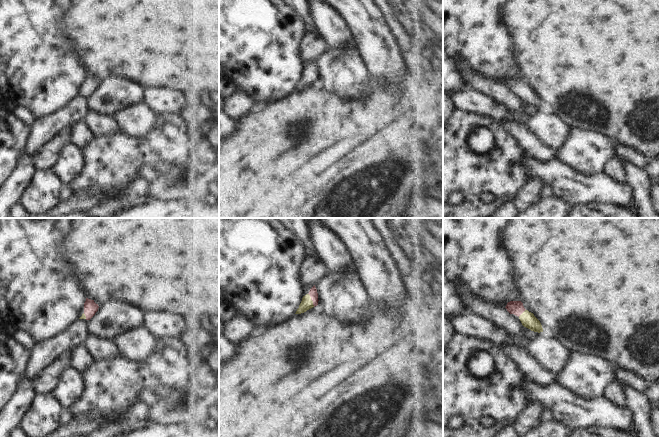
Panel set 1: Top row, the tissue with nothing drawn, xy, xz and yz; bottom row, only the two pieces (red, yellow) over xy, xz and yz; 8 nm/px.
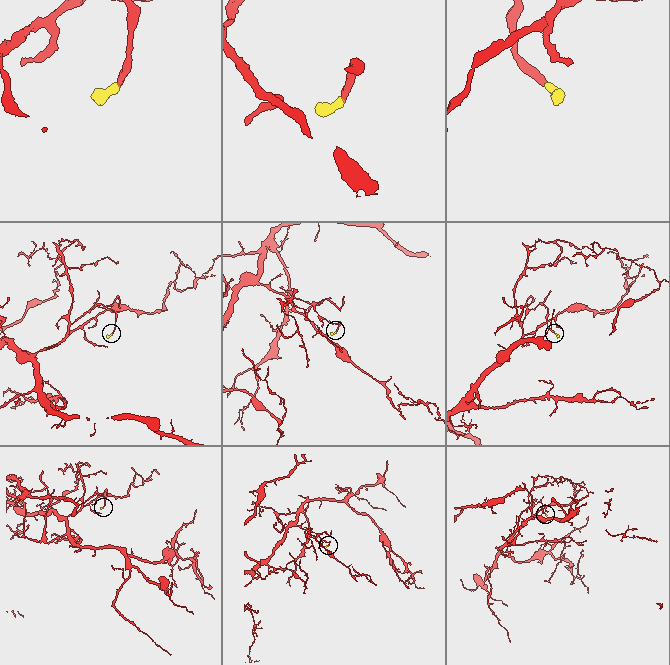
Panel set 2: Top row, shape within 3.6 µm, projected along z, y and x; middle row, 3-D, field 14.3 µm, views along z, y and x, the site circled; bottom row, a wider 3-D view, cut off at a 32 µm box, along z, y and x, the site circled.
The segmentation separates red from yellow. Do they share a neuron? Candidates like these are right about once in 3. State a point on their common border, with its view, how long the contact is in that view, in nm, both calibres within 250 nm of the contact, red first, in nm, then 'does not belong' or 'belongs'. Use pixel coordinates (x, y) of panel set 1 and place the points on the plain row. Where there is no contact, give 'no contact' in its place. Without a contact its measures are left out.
meets red in xz at (311, 75); contact 120 nm long; 70 nm thick on the red side, 90 nm on the other; belongs

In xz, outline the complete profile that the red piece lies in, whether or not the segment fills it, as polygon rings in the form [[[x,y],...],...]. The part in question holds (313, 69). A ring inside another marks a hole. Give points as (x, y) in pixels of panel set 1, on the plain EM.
[[[315,61],[310,65],[309,69],[303,72],[302,77],[299,81],[295,90],[301,90],[307,86],[318,81],[318,69]]]

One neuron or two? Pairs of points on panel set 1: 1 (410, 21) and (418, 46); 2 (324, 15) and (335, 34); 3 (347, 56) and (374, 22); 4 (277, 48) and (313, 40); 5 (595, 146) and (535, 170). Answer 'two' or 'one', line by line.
1: one
2: one
3: two
4: two
5: two

